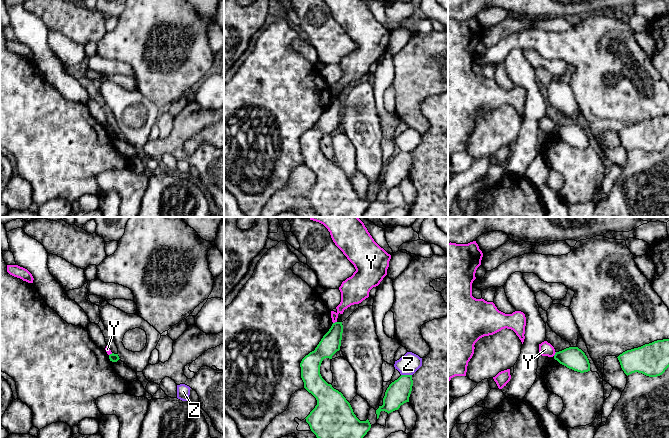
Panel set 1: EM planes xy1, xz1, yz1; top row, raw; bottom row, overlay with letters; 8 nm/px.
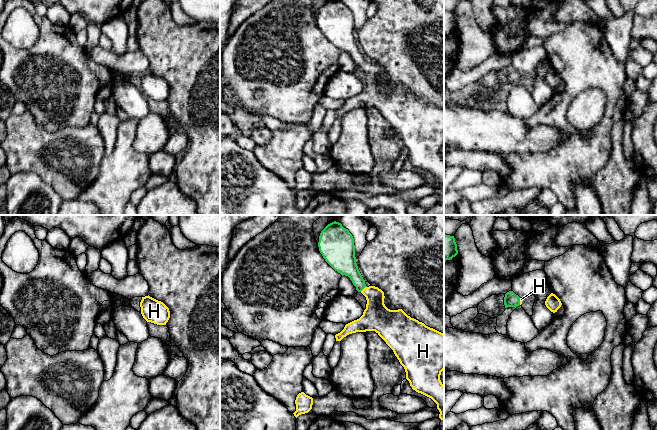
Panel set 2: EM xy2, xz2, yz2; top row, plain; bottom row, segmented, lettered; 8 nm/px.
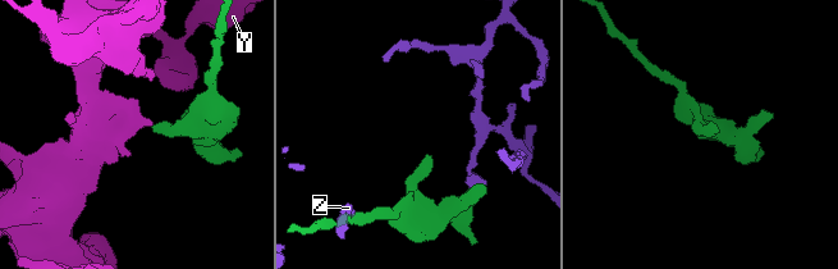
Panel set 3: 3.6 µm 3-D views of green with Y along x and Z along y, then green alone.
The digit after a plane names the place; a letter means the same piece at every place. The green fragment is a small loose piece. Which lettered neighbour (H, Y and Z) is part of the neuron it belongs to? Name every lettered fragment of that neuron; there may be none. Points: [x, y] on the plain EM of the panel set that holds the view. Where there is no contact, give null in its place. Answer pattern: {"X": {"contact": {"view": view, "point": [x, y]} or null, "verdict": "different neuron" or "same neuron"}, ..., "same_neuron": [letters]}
{"H": {"contact": {"view": "xz2", "point": [363, 64]}, "verdict": "same neuron"}, "Y": {"contact": {"view": "xz1", "point": [335, 98]}, "verdict": "different neuron"}, "Z": {"contact": {"view": "xz1", "point": [406, 151]}, "verdict": "different neuron"}, "same_neuron": ["H"]}

